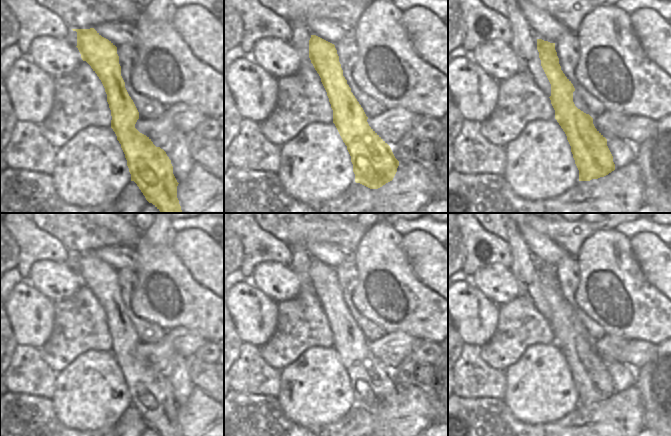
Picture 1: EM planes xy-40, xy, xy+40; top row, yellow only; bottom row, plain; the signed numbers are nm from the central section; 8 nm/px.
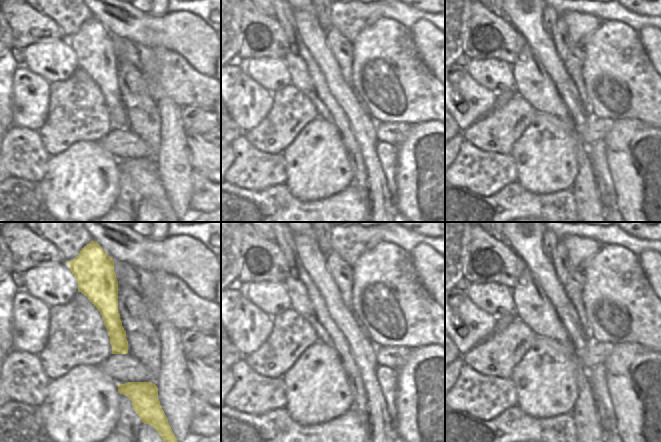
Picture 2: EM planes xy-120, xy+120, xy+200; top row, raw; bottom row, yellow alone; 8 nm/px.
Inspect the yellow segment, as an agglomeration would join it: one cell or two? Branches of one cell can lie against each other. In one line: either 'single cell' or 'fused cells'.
single cell

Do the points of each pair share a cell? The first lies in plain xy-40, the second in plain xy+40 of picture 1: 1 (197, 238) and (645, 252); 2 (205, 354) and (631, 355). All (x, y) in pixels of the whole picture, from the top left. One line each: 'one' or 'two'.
1: one
2: one

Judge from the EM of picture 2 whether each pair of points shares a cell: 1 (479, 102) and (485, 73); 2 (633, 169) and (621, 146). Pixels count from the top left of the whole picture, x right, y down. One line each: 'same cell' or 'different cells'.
1: different cells
2: same cell

